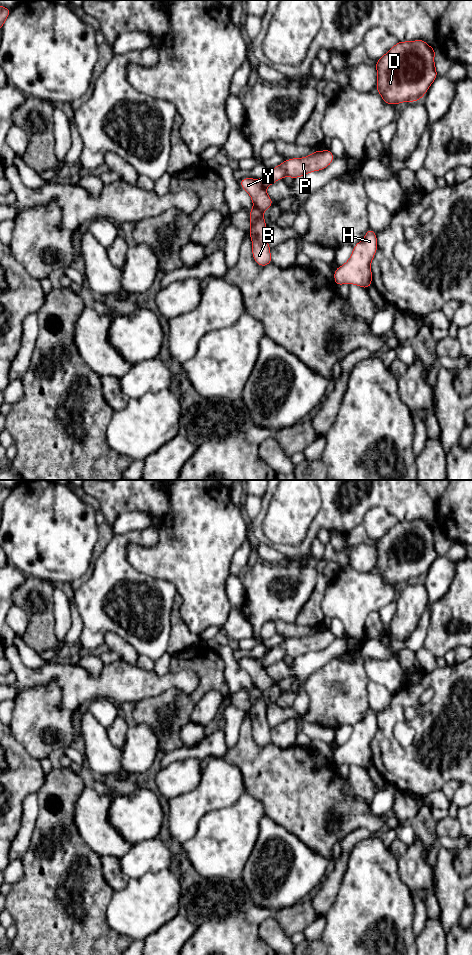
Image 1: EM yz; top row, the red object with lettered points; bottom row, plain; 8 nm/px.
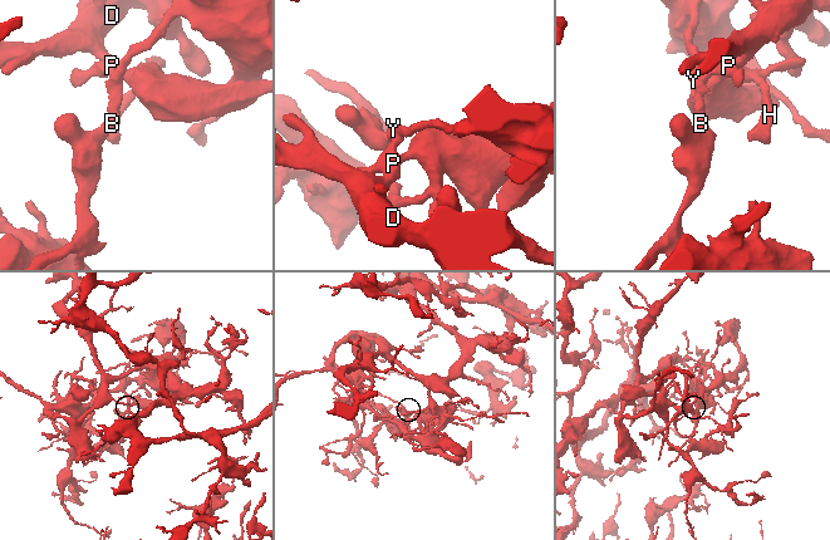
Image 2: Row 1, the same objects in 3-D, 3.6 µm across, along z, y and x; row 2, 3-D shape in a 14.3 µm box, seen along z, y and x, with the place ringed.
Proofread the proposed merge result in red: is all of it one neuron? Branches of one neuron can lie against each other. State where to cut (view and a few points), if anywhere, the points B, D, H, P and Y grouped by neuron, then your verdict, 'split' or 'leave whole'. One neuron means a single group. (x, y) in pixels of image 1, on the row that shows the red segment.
cut in yz along (257, 180), (264, 189); B D H P / Y; split

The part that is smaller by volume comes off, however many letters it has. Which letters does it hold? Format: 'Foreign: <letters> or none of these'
Foreign: B, D, H, P

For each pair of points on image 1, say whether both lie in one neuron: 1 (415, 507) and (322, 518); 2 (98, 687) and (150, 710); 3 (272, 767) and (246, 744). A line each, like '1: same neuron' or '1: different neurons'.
1: same neuron
2: different neurons
3: same neuron

